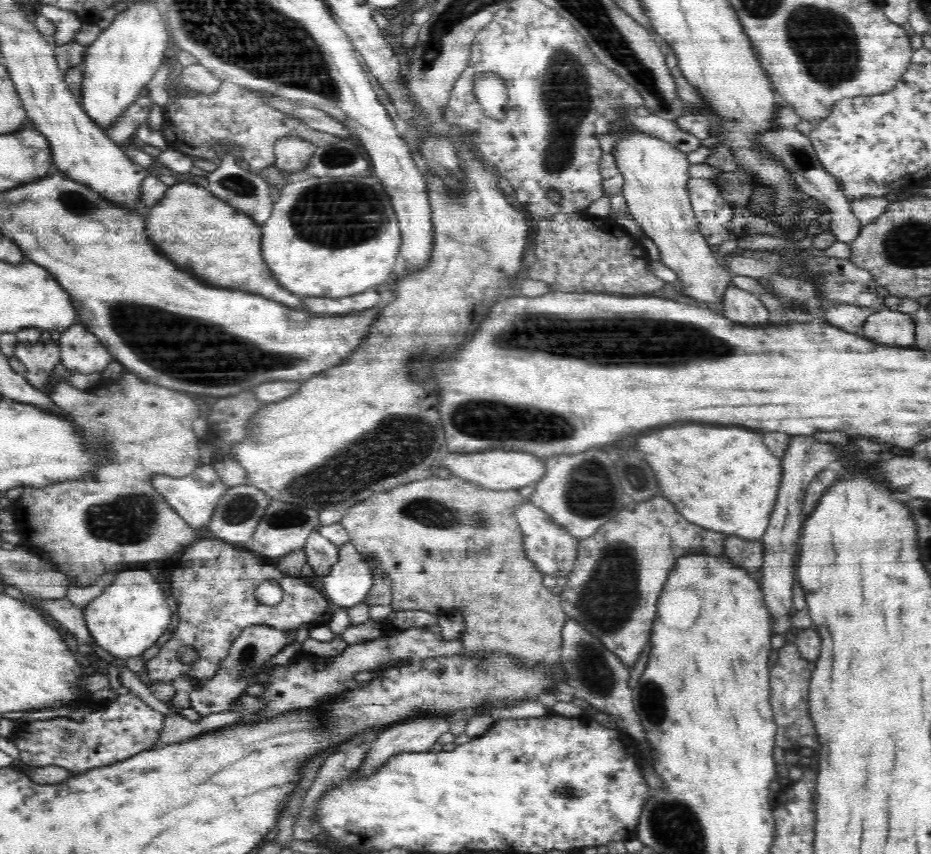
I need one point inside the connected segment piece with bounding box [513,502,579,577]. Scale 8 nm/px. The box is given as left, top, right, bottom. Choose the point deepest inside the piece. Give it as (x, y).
(553, 550)

